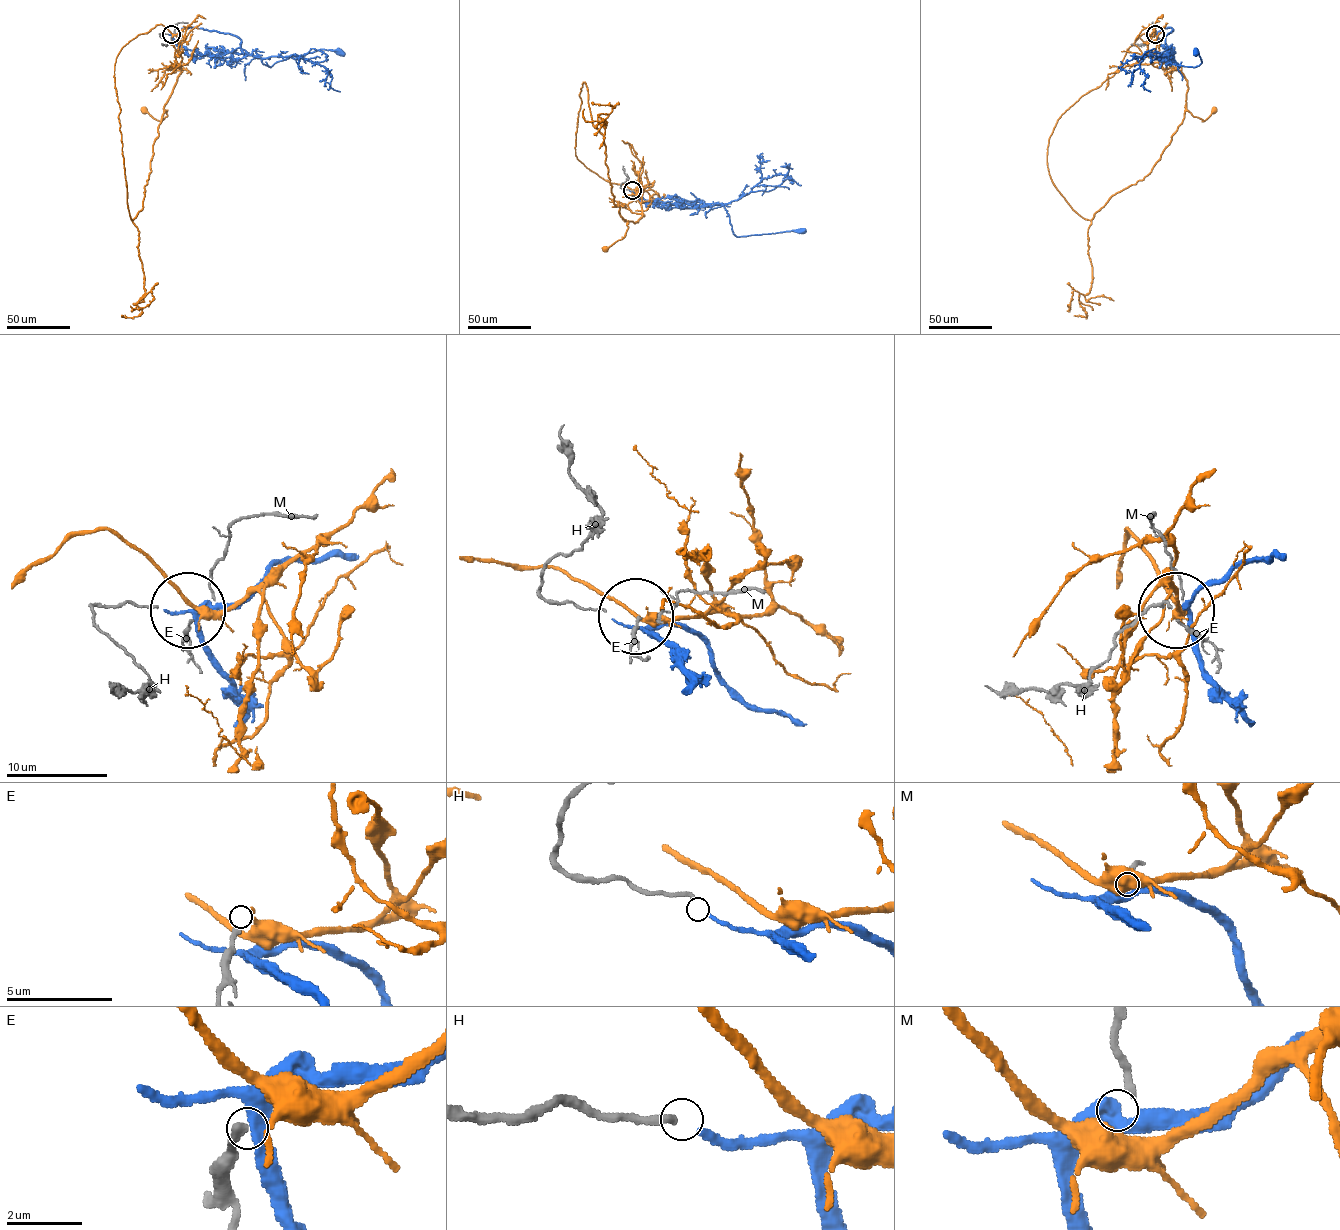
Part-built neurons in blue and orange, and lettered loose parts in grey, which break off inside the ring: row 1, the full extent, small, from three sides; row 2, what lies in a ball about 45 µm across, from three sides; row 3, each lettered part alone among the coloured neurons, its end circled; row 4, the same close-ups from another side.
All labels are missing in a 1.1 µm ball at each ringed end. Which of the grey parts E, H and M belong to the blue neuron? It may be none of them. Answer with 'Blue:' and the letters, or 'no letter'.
Blue: H

